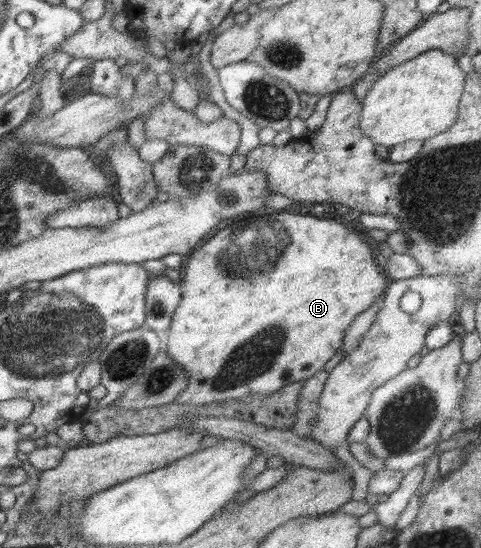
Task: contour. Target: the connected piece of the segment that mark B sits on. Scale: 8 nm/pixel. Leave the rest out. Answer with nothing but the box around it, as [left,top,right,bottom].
[166,209,390,406]

